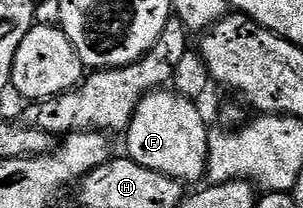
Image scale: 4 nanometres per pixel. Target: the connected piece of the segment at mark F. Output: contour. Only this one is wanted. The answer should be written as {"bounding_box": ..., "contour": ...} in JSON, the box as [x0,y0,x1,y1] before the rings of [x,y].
{"bounding_box":[124,90,210,185],"contour":[[[158,90],[150,92],[139,102],[135,114],[131,118],[127,131],[124,133],[125,148],[128,159],[139,162],[147,170],[155,170],[159,174],[167,174],[173,180],[180,180],[186,185],[196,180],[206,179],[208,166],[208,132],[210,125],[205,124],[205,116],[197,109],[198,105],[185,96],[172,90]]]}

